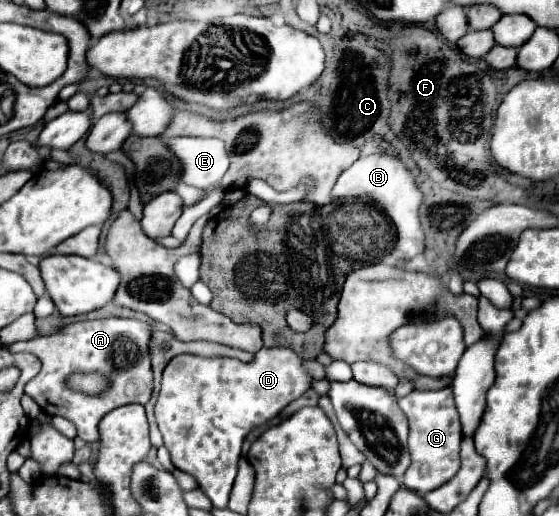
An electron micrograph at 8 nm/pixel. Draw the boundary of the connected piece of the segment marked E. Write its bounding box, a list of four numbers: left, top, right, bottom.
[169,138,229,188]

